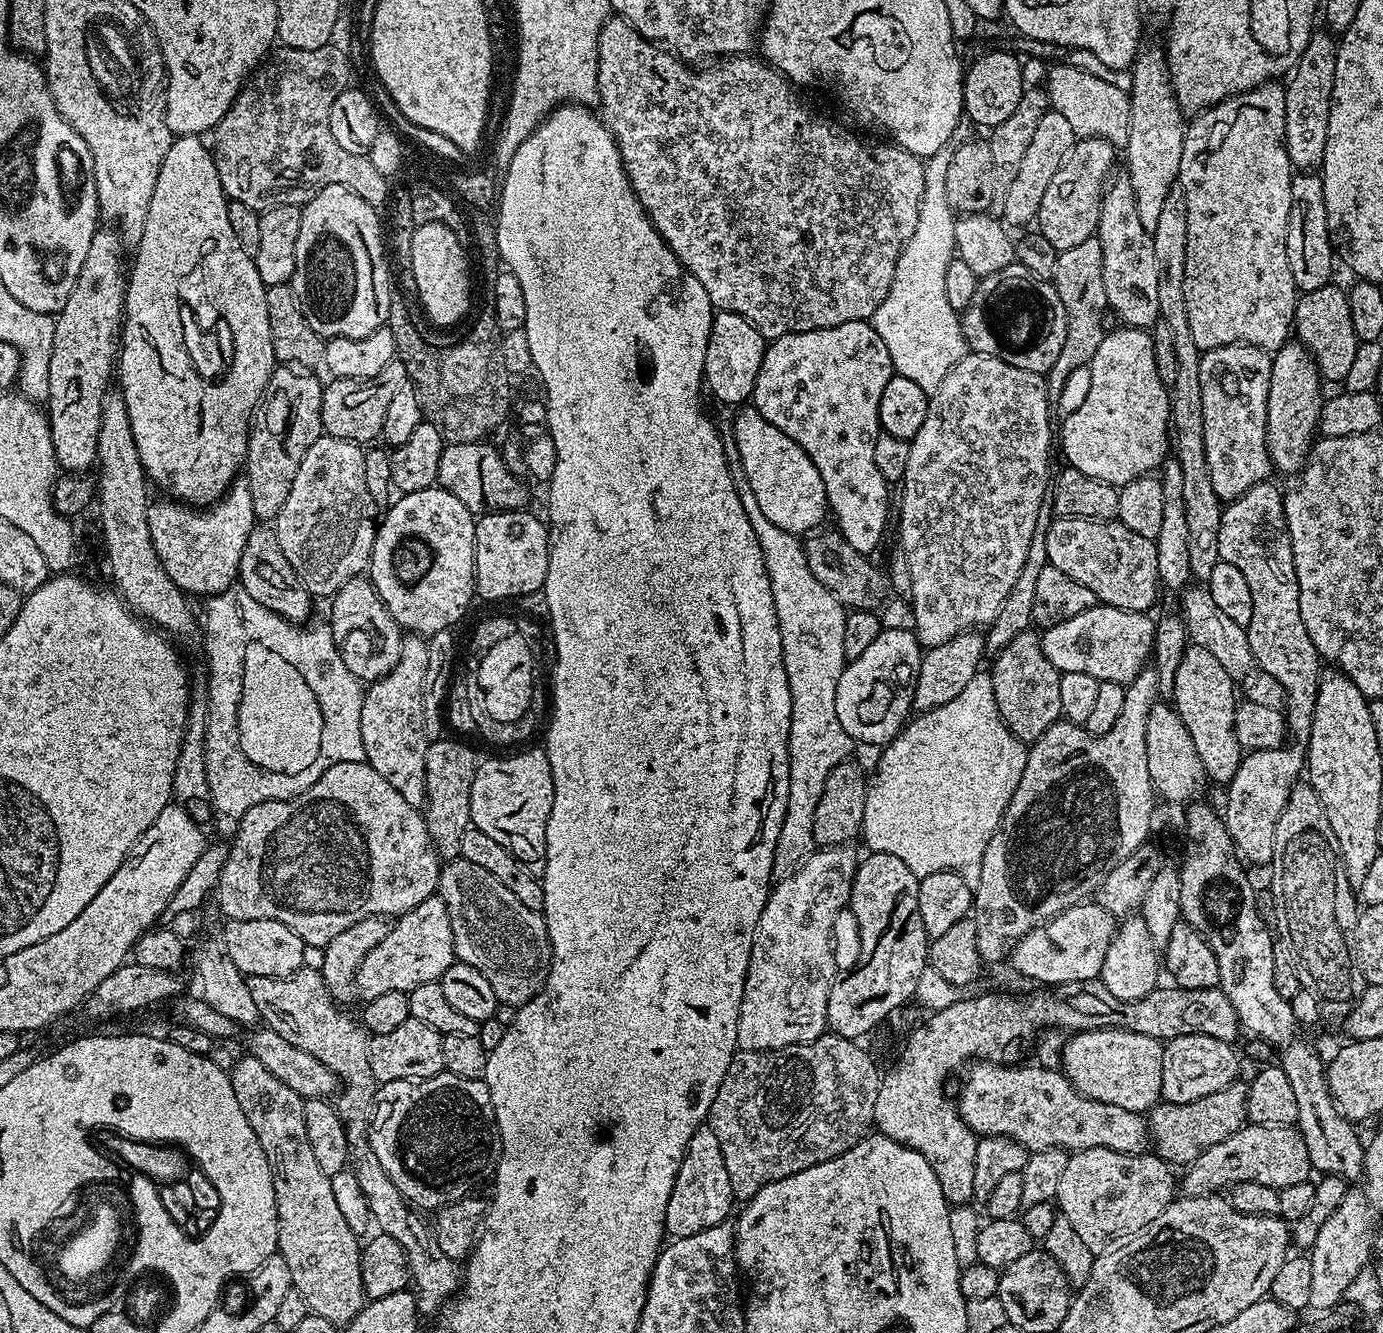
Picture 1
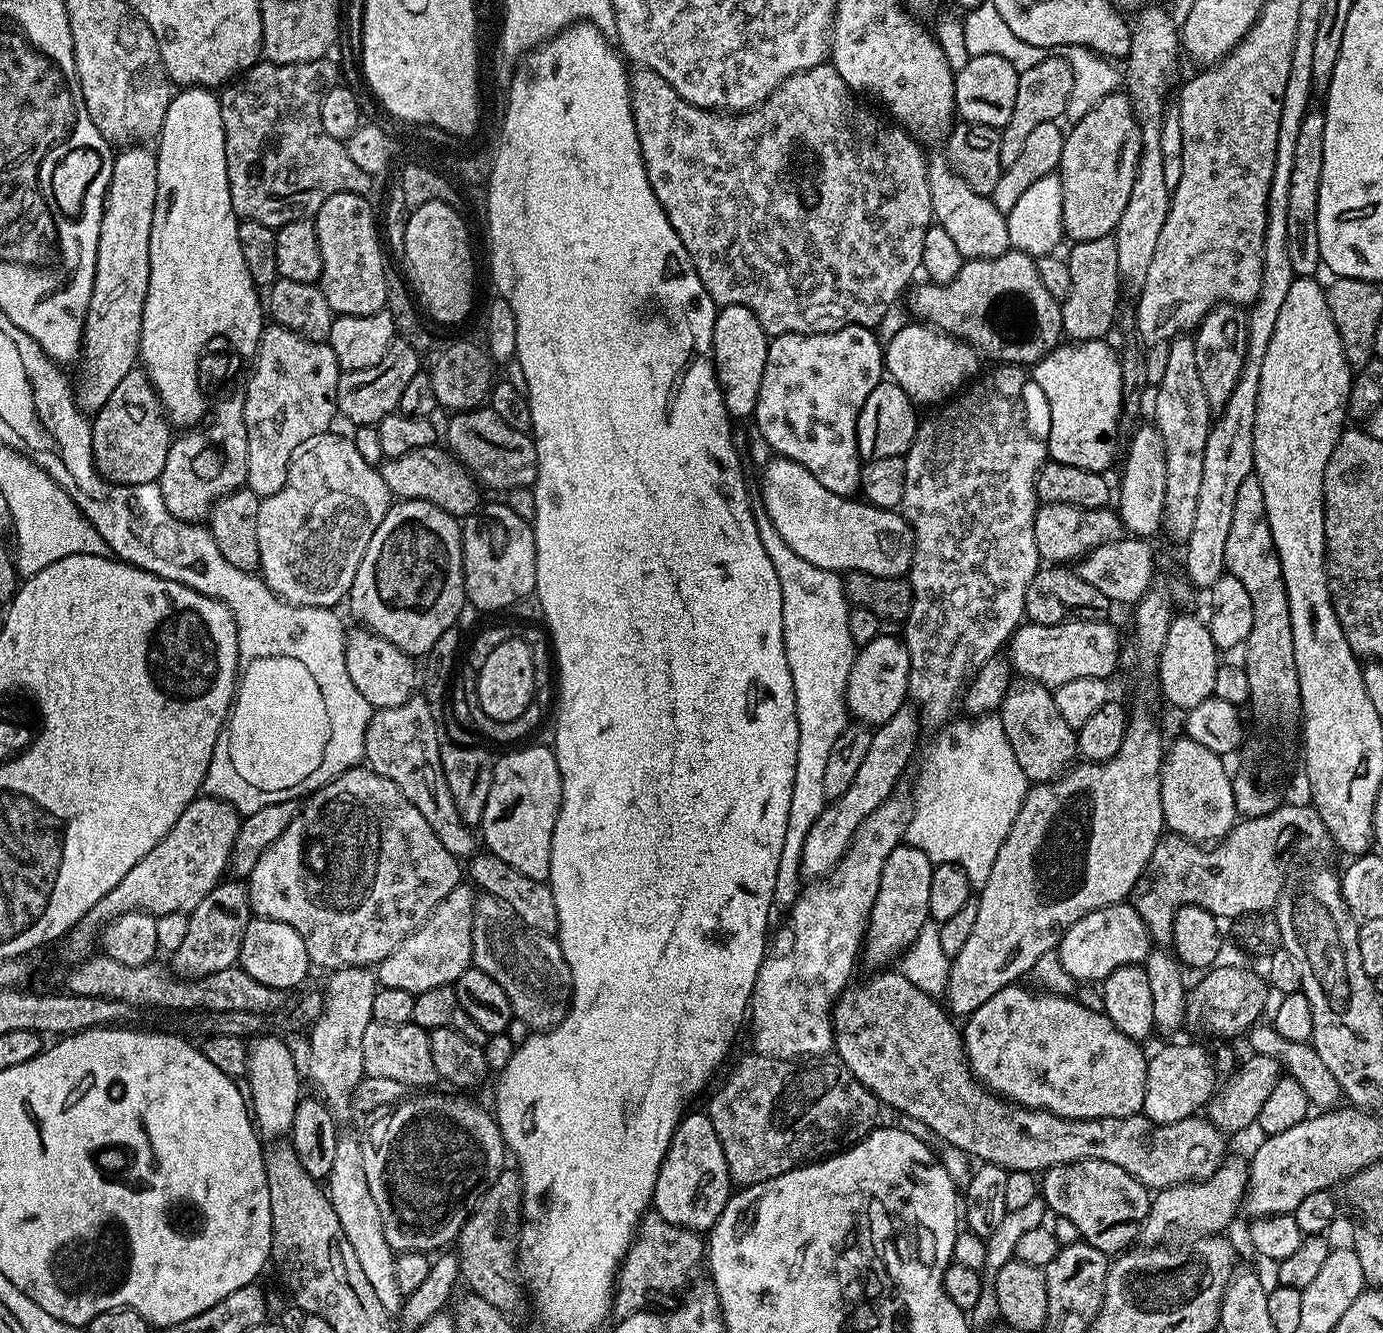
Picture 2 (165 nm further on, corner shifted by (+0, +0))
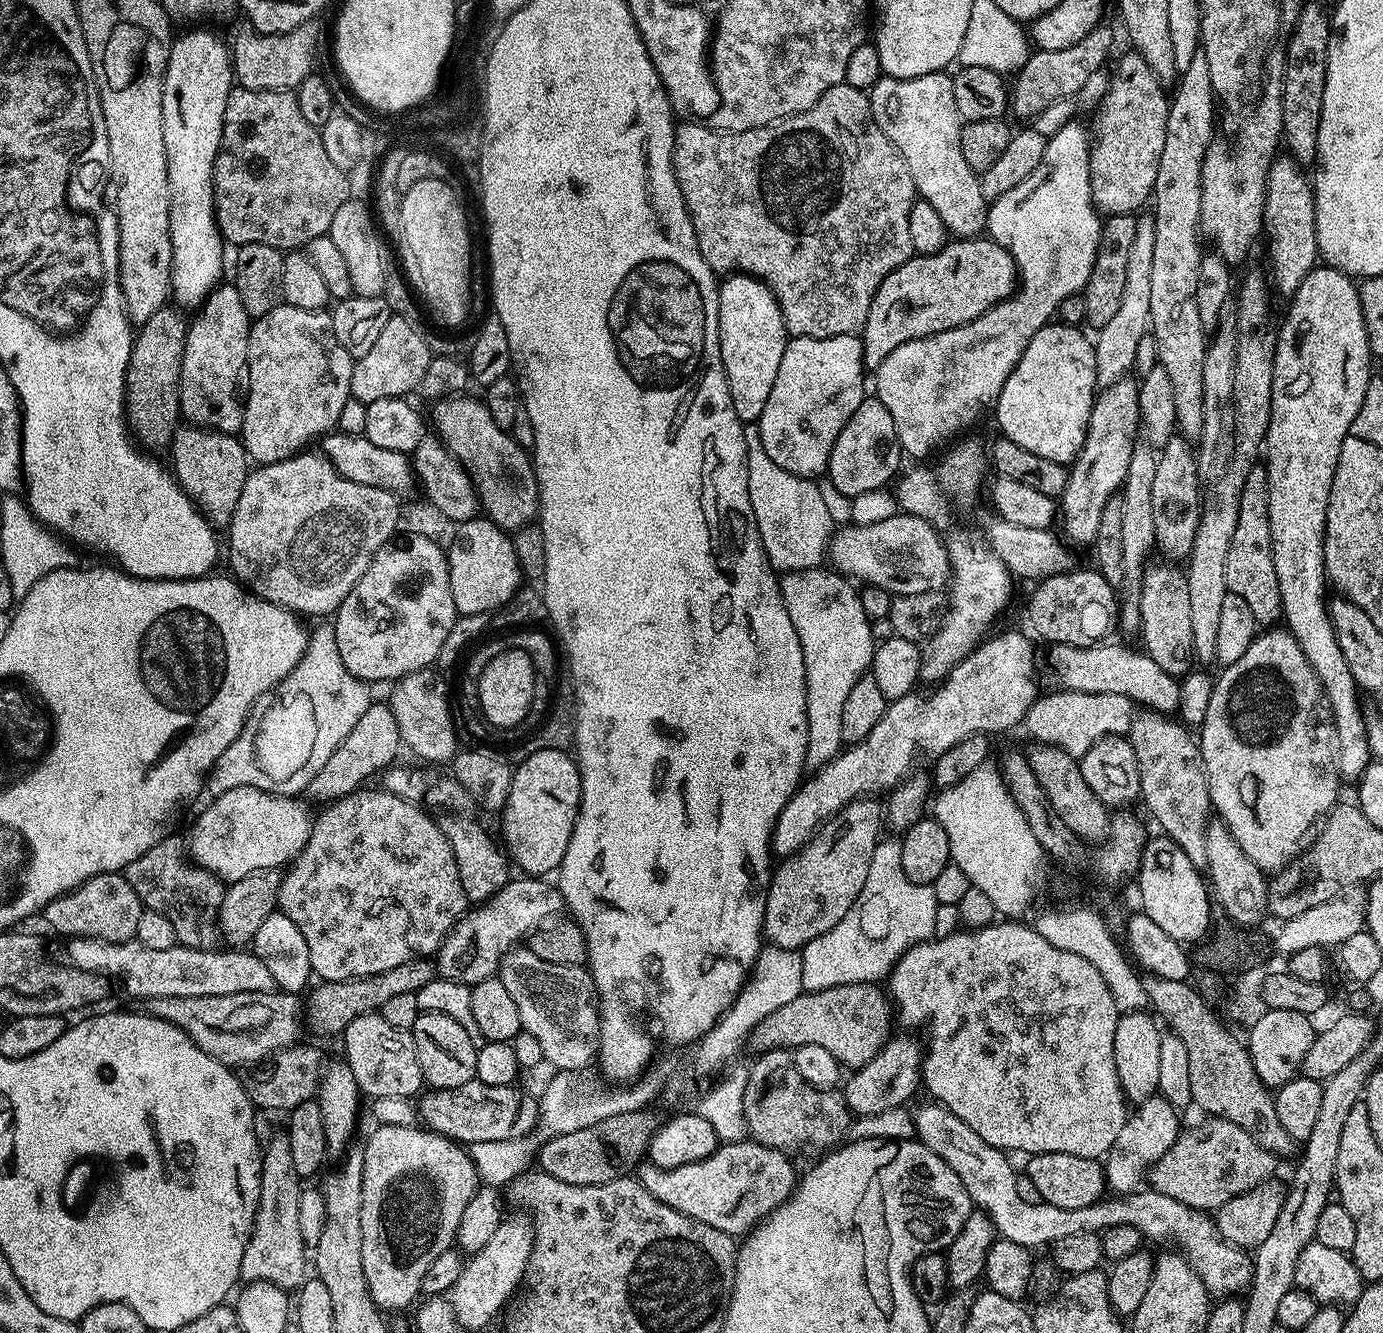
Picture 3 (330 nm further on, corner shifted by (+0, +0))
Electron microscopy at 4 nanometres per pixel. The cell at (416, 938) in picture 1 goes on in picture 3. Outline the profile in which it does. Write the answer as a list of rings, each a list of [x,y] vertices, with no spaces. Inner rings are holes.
[[[516,878],[509,879],[492,896],[483,903],[469,907],[464,915],[457,920],[454,927],[444,937],[434,956],[434,967],[441,980],[453,980],[459,984],[474,985],[482,982],[488,976],[497,975],[500,967],[500,958],[519,938],[527,937],[533,928],[547,916],[555,916],[565,907],[563,896],[555,883],[547,884],[544,878]]]

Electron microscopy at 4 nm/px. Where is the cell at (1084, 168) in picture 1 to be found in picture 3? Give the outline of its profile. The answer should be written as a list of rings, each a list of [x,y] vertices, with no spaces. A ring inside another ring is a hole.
[[[1129,54],[1120,60],[1100,105],[1096,108],[1096,117],[1090,124],[1090,147],[1088,150],[1088,182],[1092,191],[1093,205],[1108,216],[1127,216],[1135,213],[1135,208],[1143,206],[1153,195],[1156,187],[1156,175],[1162,158],[1168,129],[1169,99],[1165,96],[1165,87],[1160,79],[1146,66],[1141,56]]]

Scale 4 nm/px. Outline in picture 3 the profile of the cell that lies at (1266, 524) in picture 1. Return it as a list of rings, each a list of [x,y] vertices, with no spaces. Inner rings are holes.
[[[1256,462],[1248,469],[1240,487],[1237,526],[1226,554],[1225,586],[1227,591],[1238,594],[1238,598],[1243,598],[1250,605],[1250,610],[1254,610],[1257,625],[1260,626],[1279,625],[1284,614],[1278,574],[1274,570],[1272,557],[1269,514],[1268,470],[1263,463]]]

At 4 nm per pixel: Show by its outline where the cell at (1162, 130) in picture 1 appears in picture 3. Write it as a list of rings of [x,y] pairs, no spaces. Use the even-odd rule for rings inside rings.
[[[1155,215],[1139,217],[1136,220],[1136,233],[1126,258],[1126,284],[1122,286],[1122,298],[1114,318],[1099,329],[1100,341],[1095,341],[1096,372],[1104,382],[1116,380],[1125,375],[1136,363],[1138,342],[1149,331],[1152,315],[1150,314],[1150,274],[1154,274],[1154,230]]]

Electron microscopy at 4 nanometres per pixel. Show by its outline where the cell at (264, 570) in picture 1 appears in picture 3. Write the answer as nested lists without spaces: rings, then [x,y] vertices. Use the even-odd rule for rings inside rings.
[[[189,427],[173,436],[170,453],[174,460],[177,483],[196,505],[197,511],[215,527],[229,525],[236,513],[245,482],[250,475],[250,460],[243,443],[231,433]]]

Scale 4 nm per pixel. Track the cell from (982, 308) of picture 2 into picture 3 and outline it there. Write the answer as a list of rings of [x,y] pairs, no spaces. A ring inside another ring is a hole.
[[[956,238],[934,256],[913,255],[878,286],[870,314],[862,329],[865,369],[875,370],[898,346],[923,336],[933,336],[976,320],[998,304],[1003,304],[1018,288],[1018,269],[1011,254],[991,238]]]

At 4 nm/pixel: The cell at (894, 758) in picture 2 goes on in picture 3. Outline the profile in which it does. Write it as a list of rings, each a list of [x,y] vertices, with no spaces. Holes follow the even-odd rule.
[[[855,798],[847,801],[832,813],[815,829],[809,840],[803,841],[802,847],[795,853],[793,860],[779,861],[773,871],[772,883],[768,885],[768,901],[764,915],[764,936],[771,943],[784,948],[803,949],[814,938],[827,936],[834,926],[846,918],[846,914],[854,906],[862,886],[866,886],[866,874],[870,874],[870,862],[874,858],[874,850],[881,839],[880,820],[882,824],[882,808],[872,800]]]

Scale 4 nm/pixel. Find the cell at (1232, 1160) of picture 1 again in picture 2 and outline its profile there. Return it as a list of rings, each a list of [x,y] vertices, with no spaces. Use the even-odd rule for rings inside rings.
[[[1226,1158],[1205,1180],[1193,1180],[1191,1184],[1175,1184],[1159,1189],[1151,1197],[1148,1216],[1141,1229],[1141,1239],[1145,1243],[1164,1246],[1175,1236],[1199,1238],[1209,1234],[1220,1234],[1224,1227],[1241,1211],[1244,1192],[1248,1189],[1249,1161]]]

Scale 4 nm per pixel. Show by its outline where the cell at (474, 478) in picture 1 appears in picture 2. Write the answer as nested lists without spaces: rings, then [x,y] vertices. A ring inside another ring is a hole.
[[[443,447],[419,448],[410,450],[410,454],[385,459],[378,471],[388,491],[400,500],[425,500],[457,518],[467,518],[481,507],[482,488],[476,477]]]

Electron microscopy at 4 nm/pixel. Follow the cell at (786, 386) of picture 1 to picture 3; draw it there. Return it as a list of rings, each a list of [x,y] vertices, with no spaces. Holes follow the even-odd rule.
[[[859,335],[831,336],[821,340],[809,336],[789,339],[784,345],[782,363],[778,365],[770,398],[766,398],[766,407],[762,409],[758,421],[766,454],[770,454],[770,458],[774,458],[782,470],[790,470],[795,476],[823,477],[828,471],[828,459],[842,426],[850,422],[850,414],[854,414],[854,410],[858,410],[866,398],[864,375],[864,345]]]

